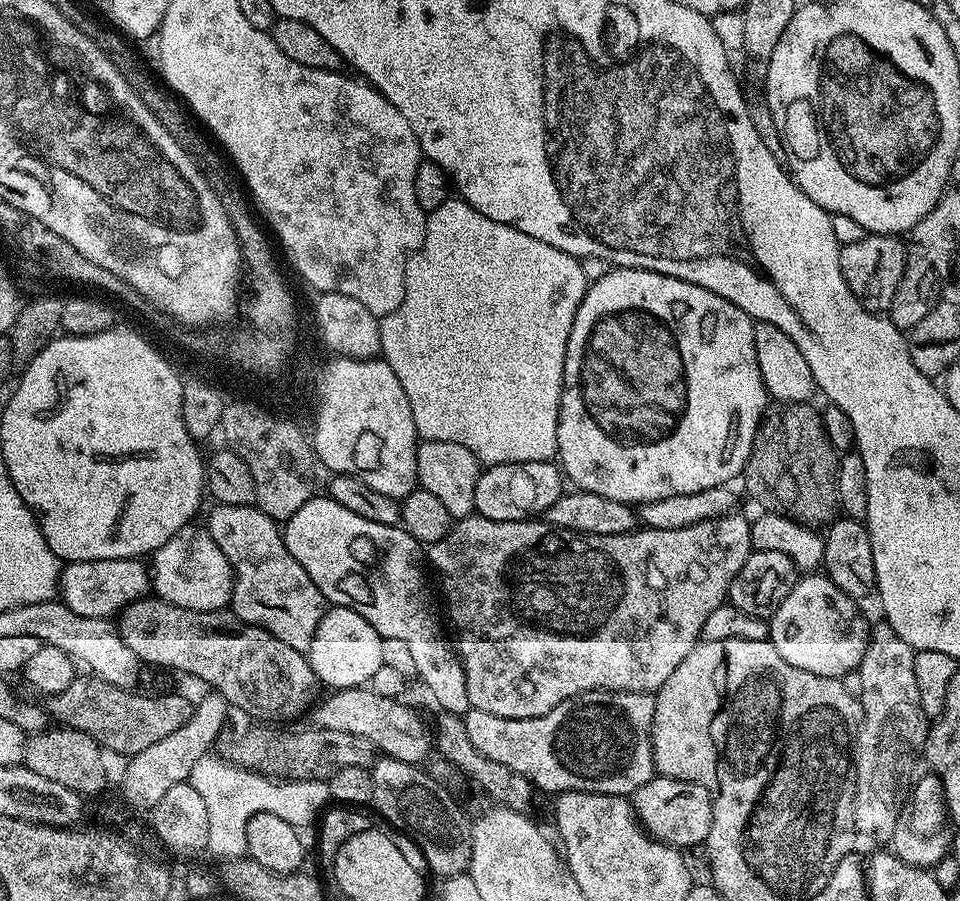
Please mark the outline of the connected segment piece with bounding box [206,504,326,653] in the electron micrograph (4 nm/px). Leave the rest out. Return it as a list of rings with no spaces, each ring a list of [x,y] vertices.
[[[216,504],[213,509],[206,527],[232,567],[231,611],[247,624],[265,628],[286,646],[307,653],[314,630],[318,630],[318,622],[324,617],[326,601],[310,574],[286,550],[281,525],[251,504]]]

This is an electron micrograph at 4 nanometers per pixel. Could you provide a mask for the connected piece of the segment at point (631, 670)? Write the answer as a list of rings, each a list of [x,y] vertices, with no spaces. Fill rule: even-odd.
[[[733,510],[726,516],[719,516],[713,520],[706,522],[698,522],[694,526],[686,526],[682,530],[654,530],[653,528],[641,527],[634,532],[626,534],[582,534],[581,532],[571,532],[562,528],[553,528],[551,524],[540,518],[529,518],[527,520],[515,520],[514,522],[494,522],[490,518],[482,518],[478,515],[470,515],[457,519],[449,528],[448,532],[441,540],[427,545],[428,552],[427,563],[436,567],[436,572],[440,575],[440,588],[444,591],[444,600],[448,603],[448,620],[452,623],[452,628],[456,631],[456,640],[454,636],[454,648],[460,657],[460,664],[464,668],[466,674],[466,694],[468,695],[468,703],[471,707],[478,710],[486,710],[486,714],[498,714],[498,718],[510,718],[511,720],[525,720],[526,718],[538,718],[542,714],[550,714],[550,710],[554,710],[554,706],[558,706],[562,702],[566,702],[570,698],[574,698],[583,692],[650,692],[655,693],[664,685],[666,678],[670,678],[670,674],[674,674],[674,670],[678,667],[678,662],[682,662],[682,658],[686,658],[686,654],[690,654],[690,650],[701,639],[706,618],[710,618],[710,613],[718,610],[720,604],[725,603],[728,587],[732,584],[732,579],[738,574],[738,570],[742,570],[742,566],[746,562],[748,555],[754,550],[752,546],[752,525],[749,517],[739,516],[739,511]]]

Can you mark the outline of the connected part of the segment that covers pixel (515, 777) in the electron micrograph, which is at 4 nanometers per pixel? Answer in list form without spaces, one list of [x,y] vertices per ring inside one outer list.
[[[441,711],[439,715],[436,724],[434,720],[434,748],[437,753],[440,751],[439,759],[447,761],[453,769],[465,772],[492,799],[489,801],[515,812],[531,813],[532,792],[534,793],[532,781],[510,770],[510,766],[502,766],[502,762],[493,762],[490,758],[486,758],[486,754],[478,754],[478,750],[466,735],[463,716],[455,716],[453,712],[446,711]]]

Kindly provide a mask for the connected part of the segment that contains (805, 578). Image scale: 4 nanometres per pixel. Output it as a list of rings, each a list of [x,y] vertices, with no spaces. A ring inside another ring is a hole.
[[[827,574],[801,575],[770,617],[772,645],[798,670],[810,670],[810,674],[819,676],[847,677],[847,672],[859,669],[870,631],[863,618],[856,616],[856,608],[857,601],[838,590]]]

